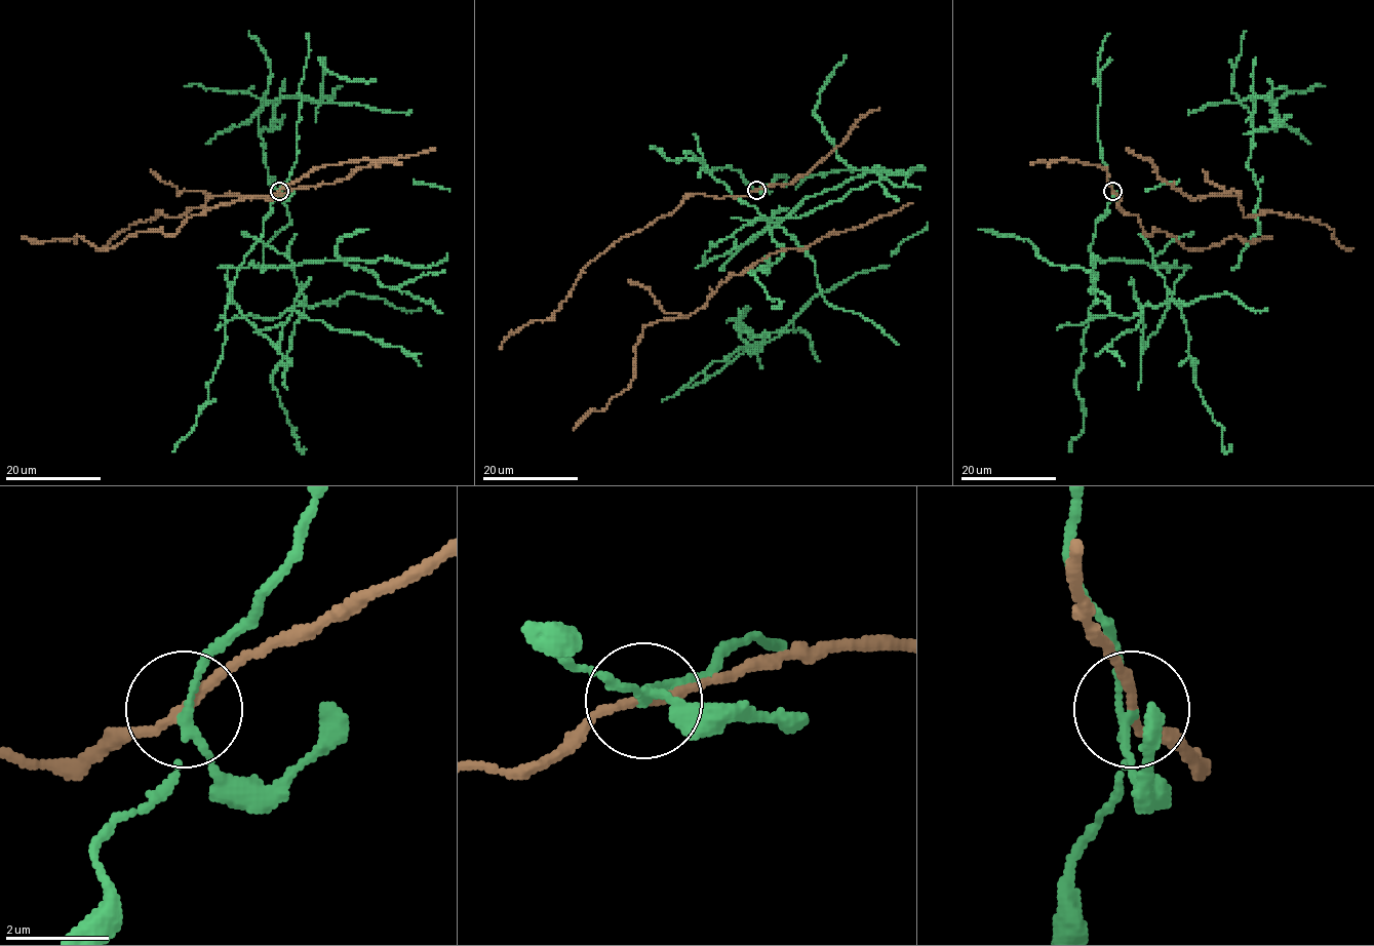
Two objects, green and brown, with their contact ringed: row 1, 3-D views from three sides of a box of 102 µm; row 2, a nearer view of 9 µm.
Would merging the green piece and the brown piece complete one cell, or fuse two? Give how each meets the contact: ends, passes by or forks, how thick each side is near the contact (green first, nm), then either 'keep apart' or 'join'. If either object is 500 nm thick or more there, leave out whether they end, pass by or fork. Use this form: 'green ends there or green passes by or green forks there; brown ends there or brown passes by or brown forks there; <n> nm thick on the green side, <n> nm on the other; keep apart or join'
green forks there; brown passes by; 120 nm thick on the green side, 160 nm on the other; keep apart

